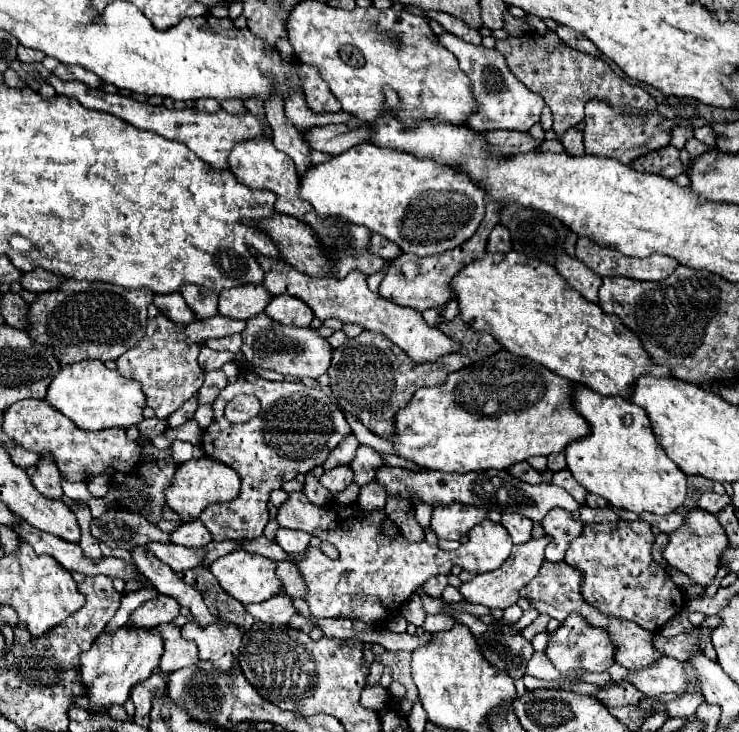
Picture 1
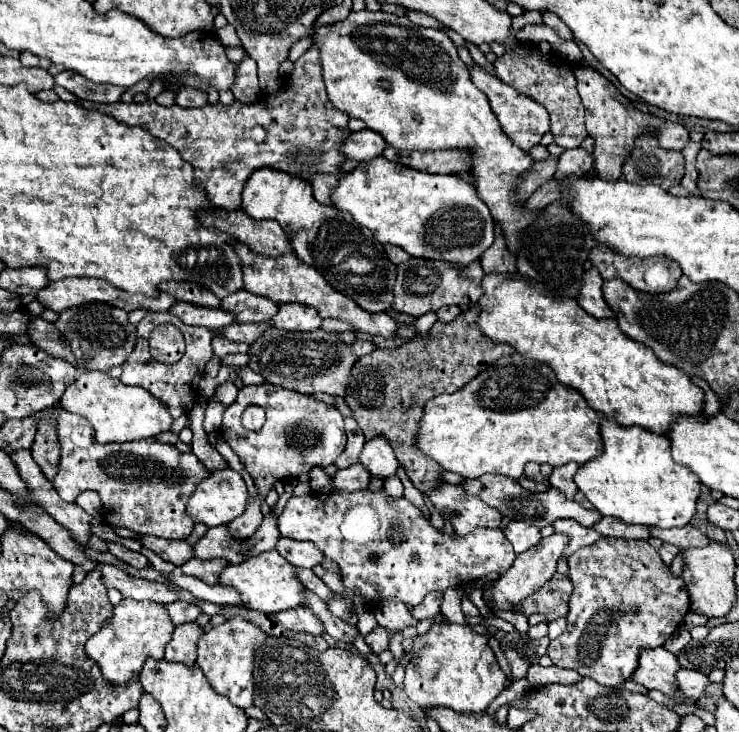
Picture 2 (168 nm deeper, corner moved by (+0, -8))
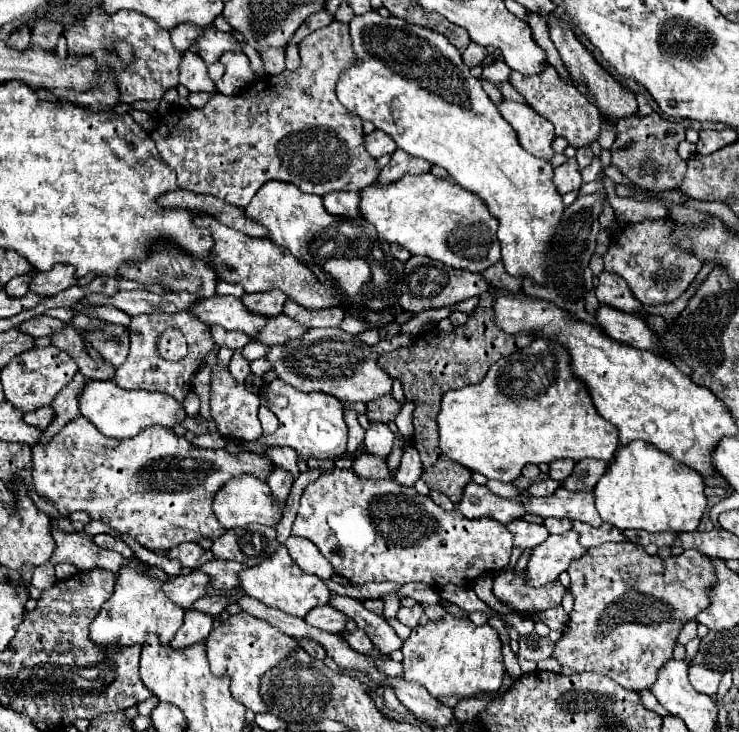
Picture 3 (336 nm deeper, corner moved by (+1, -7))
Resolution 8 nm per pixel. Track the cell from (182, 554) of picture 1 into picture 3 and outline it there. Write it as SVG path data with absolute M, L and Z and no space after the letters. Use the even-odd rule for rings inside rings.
M210 560L198 570L208 574L212 580L212 586L218 590L230 590L238 586L238 572L246 566L240 562L226 562L226 560Z

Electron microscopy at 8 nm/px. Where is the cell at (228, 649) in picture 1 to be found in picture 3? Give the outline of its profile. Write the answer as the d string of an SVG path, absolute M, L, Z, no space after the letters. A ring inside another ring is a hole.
M238 612L238 614L232 614L226 622L222 622L218 628L214 628L210 632L210 636L206 640L206 656L210 662L210 672L216 678L230 676L232 696L240 704L244 704L248 710L258 714L258 712L266 712L266 704L262 702L262 698L258 694L260 676L266 670L274 668L296 646L298 646L298 642L292 636L276 630L274 626L270 626L264 620L250 616L248 612Z

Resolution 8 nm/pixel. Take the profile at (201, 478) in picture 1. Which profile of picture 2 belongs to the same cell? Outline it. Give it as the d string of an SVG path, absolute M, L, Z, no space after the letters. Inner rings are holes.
M213 471L191 495L187 511L197 523L205 523L207 527L227 525L231 519L243 515L247 497L247 485L237 471Z

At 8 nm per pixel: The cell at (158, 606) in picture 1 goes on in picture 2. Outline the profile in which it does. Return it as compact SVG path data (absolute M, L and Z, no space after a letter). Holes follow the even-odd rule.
M175 601L175 603L169 603L169 605L165 605L165 607L167 607L167 611L171 613L171 621L173 621L175 625L191 623L191 621L195 621L195 619L201 615L199 605L187 603L187 601Z

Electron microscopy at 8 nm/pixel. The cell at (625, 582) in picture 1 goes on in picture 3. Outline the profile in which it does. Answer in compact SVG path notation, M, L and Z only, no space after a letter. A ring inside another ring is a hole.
M606 542L594 546L568 566L568 574L572 580L570 592L574 596L574 610L562 638L554 644L552 656L562 668L598 672L634 692L654 684L658 668L672 658L672 648L682 626L708 606L708 588L714 584L710 558L698 550L684 550L680 556L660 558L650 556L642 546L632 542Z

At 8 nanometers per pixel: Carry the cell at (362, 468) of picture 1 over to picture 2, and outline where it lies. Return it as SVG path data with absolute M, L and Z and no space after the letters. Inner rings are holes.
M373 437L365 443L359 461L371 471L373 477L391 477L397 473L399 461L387 441L387 437Z

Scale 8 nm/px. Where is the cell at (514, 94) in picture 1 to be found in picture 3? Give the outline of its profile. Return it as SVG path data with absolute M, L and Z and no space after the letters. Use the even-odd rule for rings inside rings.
M500 100L496 106L504 120L516 130L518 142L526 152L544 160L552 158L554 152L550 144L554 140L554 126L544 116L540 116L532 106L512 100Z

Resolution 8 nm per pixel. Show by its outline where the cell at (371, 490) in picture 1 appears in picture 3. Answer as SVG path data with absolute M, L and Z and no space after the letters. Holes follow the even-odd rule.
M408 440L406 442L406 450L404 450L404 456L402 456L402 462L400 462L400 468L398 468L396 476L394 476L394 480L398 484L402 484L402 486L412 486L420 478L420 468L422 468L420 456L414 450L412 442Z

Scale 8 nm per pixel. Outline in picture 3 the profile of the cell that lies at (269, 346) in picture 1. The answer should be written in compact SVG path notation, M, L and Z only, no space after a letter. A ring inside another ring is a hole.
M310 328L302 338L272 346L266 354L272 370L302 392L324 392L342 402L370 402L392 390L390 376L378 368L378 354L342 328Z

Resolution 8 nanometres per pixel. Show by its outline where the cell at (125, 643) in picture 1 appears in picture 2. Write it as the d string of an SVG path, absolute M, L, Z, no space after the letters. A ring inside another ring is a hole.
M121 599L113 607L113 617L85 643L87 655L97 661L103 675L109 683L123 685L127 683L135 673L141 671L147 657L163 659L165 645L171 641L175 625L171 623L171 617L165 609L165 605L151 603L151 601L133 601L133 599Z

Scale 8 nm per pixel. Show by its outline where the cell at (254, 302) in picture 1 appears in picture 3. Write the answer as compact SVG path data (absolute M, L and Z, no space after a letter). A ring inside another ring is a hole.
M270 290L270 292L262 292L262 294L248 294L246 292L240 300L242 300L242 304L250 312L260 314L260 316L266 316L266 318L272 318L272 316L282 314L282 306L284 306L284 302L288 298L280 290Z

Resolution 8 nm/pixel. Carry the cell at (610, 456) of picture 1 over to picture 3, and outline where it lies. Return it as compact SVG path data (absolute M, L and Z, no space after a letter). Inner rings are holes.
M646 442L620 444L614 460L596 484L596 508L602 520L614 524L618 530L636 528L648 532L692 532L698 528L706 510L704 478L696 470L690 470L690 466L682 466L682 462L670 458L670 454L662 454L656 446L646 446Z

